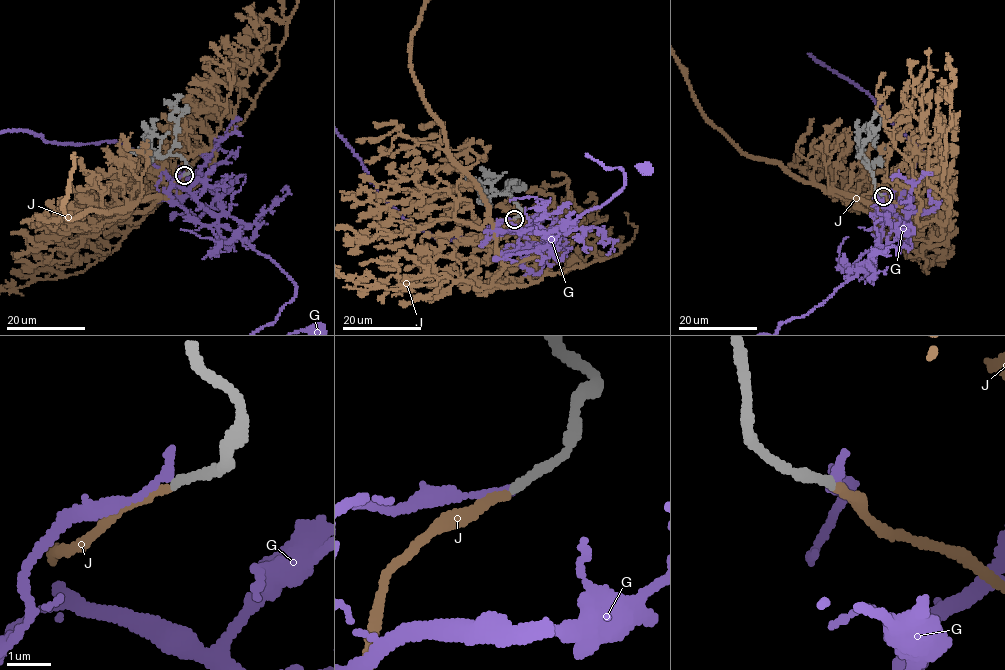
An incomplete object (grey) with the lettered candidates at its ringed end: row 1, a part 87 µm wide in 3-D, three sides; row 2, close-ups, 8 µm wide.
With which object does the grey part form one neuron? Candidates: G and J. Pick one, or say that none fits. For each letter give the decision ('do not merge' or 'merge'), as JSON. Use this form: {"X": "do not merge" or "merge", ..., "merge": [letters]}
{"G": "do not merge", "J": "merge", "merge": ["J"]}

